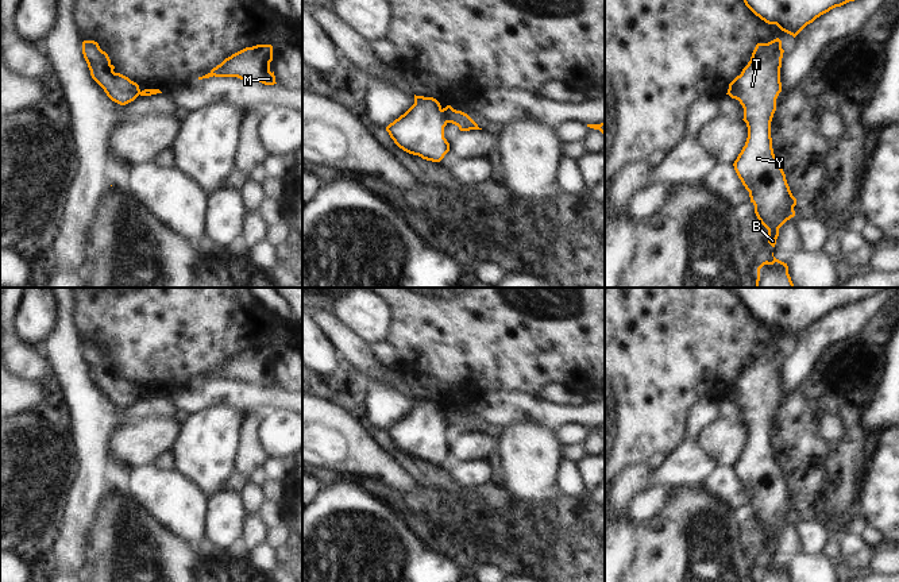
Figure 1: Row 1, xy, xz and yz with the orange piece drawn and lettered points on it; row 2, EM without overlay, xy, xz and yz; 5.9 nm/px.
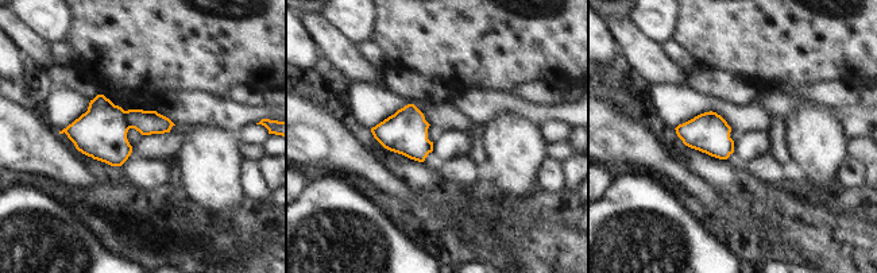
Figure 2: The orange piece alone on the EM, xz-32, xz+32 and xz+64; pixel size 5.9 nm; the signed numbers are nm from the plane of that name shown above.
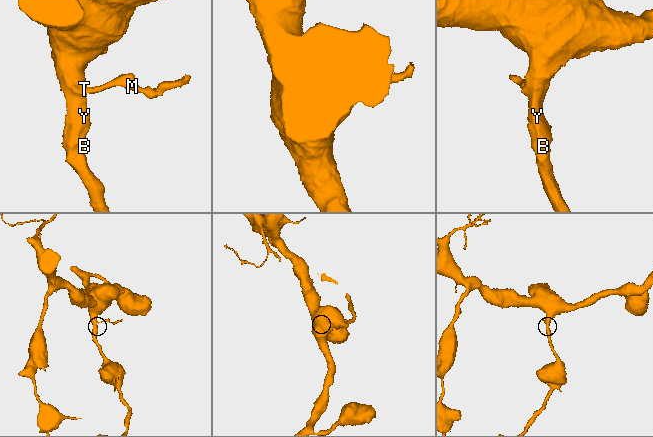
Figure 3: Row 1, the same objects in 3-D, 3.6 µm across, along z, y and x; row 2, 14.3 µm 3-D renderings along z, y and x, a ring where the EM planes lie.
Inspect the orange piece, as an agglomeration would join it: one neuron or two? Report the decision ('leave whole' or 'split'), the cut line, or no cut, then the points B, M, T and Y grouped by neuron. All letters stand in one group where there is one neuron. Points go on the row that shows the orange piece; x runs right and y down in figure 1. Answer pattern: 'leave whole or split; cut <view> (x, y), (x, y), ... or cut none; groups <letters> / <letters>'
split; cut xz (440, 110), (447, 122); groups B T Y / M

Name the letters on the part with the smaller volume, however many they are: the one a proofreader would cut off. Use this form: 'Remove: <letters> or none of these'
Remove: M

